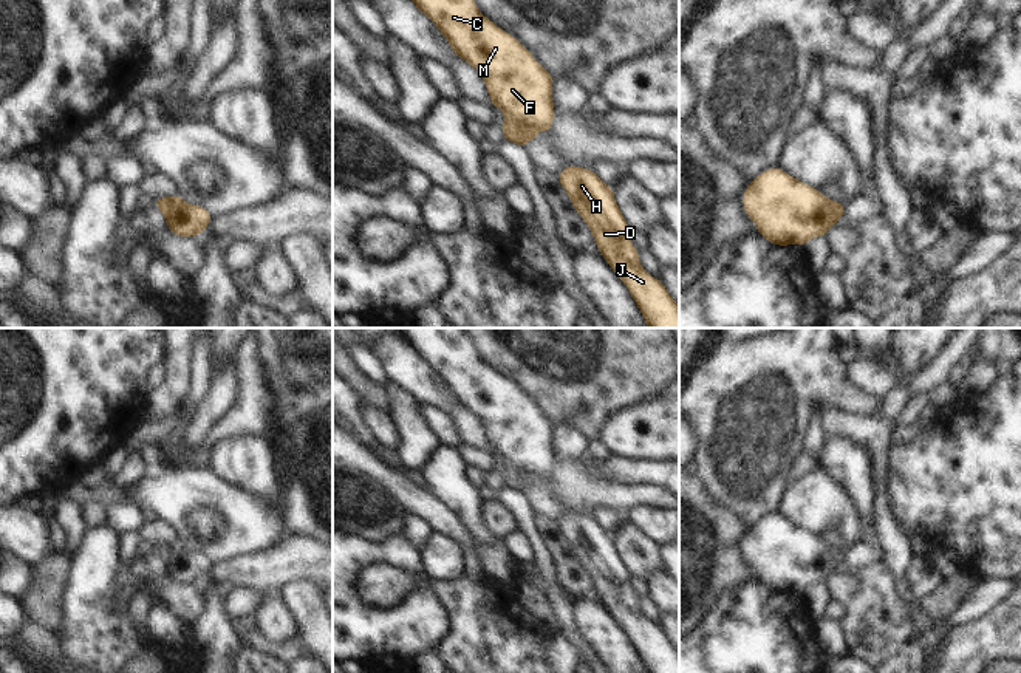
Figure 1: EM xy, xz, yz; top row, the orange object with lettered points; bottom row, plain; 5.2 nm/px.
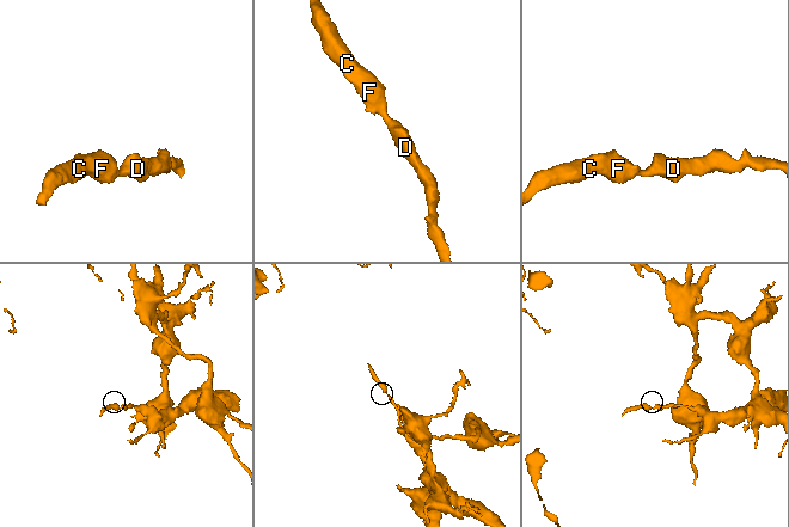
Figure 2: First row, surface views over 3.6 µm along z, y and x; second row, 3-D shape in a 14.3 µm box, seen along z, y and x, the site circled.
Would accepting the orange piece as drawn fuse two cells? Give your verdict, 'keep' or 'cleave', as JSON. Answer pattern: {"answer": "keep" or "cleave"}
{"answer": "keep"}

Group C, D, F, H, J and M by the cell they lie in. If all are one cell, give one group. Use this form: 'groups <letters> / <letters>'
groups C D F H J M

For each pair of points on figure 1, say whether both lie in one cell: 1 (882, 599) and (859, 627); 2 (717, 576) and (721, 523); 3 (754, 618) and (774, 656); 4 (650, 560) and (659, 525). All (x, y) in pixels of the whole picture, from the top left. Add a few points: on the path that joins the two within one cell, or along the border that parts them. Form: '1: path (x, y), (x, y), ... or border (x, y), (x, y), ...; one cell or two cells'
1: path (876, 605), (865, 621); one cell
2: path (717, 563), (717, 536); one cell
3: path (754, 627), (754, 636), (764, 647); one cell
4: border (627, 520), (661, 545); two cells

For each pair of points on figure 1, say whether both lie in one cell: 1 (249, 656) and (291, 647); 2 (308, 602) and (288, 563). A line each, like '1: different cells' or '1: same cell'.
1: different cells
2: different cells

